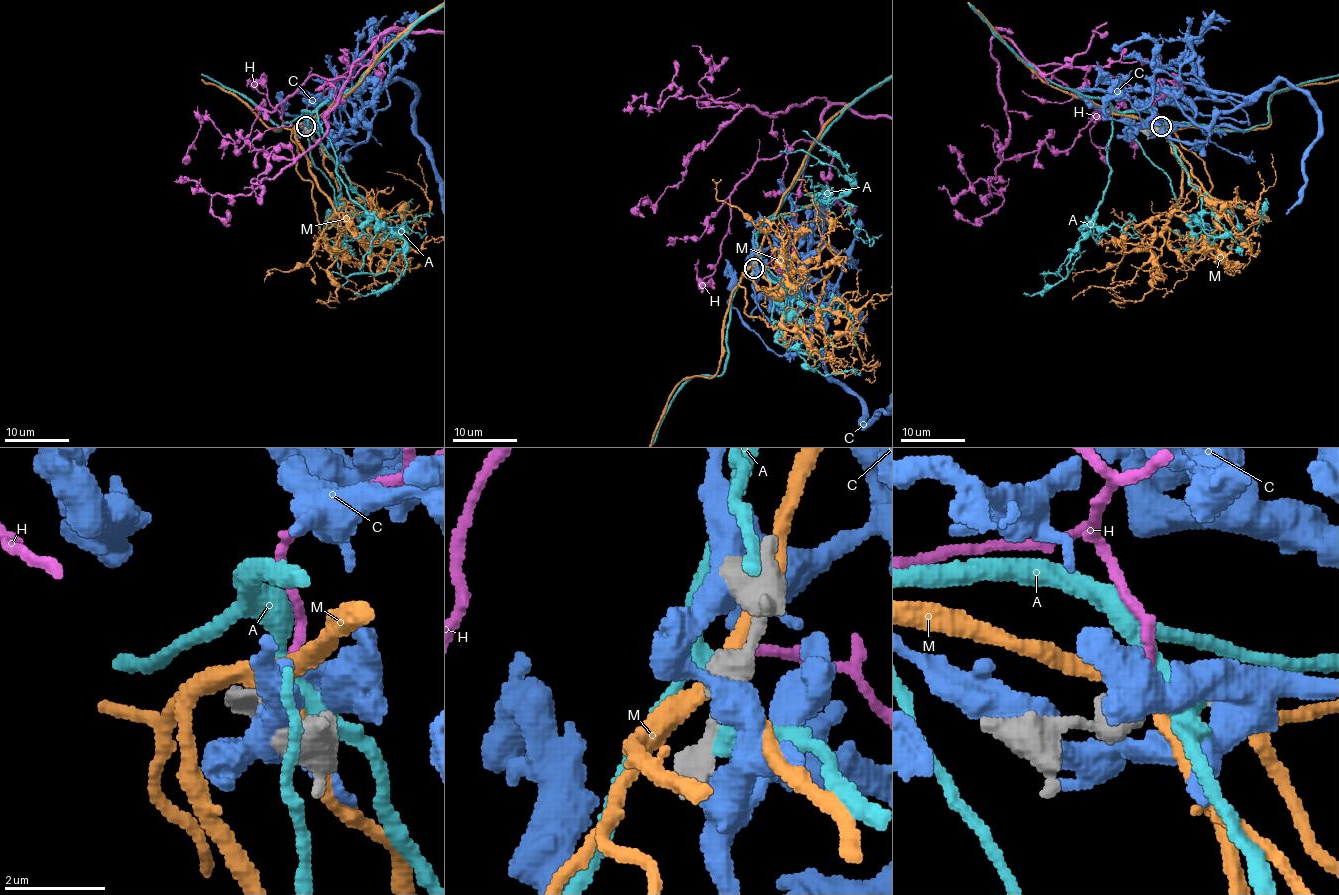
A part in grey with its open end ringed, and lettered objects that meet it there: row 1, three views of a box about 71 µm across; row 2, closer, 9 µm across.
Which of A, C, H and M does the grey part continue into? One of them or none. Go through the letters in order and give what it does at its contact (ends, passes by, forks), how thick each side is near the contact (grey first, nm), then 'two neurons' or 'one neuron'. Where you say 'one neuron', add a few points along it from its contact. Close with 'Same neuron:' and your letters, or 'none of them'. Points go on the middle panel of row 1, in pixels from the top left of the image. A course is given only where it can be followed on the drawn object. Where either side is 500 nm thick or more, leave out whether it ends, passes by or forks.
A: it passes by; 320 nm thick on the grey side, 480 nm on the other; two neurons
C: it passes by; 480 nm thick on the grey side, 420 nm on the other; two neurons
H: it ends there; 400 nm thick on the grey side, 180 nm on the other; one neuron
M: it forks there; 440 nm thick on the grey side, 320 nm on the other; two neurons
Same neuron: H

